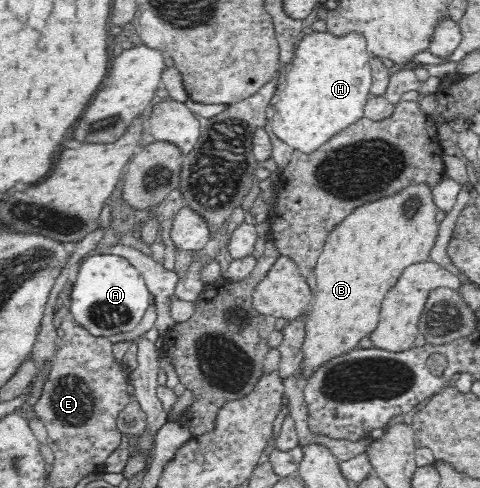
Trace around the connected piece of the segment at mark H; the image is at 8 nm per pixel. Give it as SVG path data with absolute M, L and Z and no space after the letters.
M327 31L306 34L295 49L292 67L284 75L282 89L276 89L272 118L273 134L293 150L312 154L333 135L364 117L372 80L369 51L357 33L338 38Z

